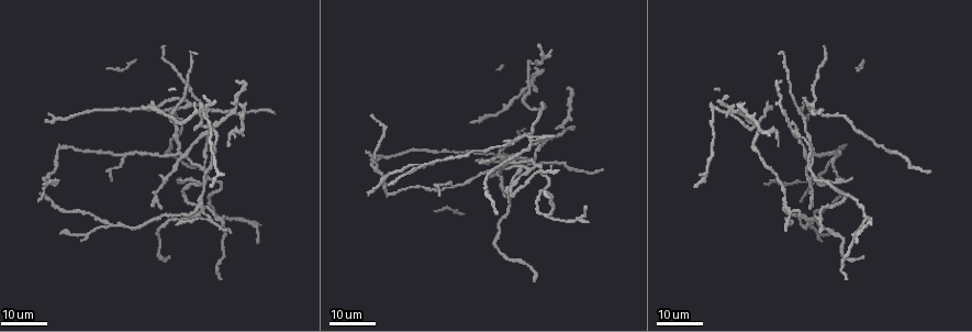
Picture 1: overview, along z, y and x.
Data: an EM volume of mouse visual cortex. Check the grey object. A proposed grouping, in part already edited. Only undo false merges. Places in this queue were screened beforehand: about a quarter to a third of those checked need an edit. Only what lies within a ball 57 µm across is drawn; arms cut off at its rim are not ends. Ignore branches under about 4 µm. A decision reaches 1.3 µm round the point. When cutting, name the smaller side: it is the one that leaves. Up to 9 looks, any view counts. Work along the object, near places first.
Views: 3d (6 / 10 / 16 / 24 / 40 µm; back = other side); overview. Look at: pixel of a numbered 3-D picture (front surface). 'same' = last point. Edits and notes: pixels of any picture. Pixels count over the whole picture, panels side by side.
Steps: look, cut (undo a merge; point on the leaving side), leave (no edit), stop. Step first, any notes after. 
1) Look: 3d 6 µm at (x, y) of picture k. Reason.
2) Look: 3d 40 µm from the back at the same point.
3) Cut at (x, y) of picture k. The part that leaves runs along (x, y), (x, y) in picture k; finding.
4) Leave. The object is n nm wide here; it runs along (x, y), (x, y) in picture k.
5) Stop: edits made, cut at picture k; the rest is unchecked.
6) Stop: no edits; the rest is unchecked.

Look: 3d 16 µm at (866, 217) of picture 1. Branch point.

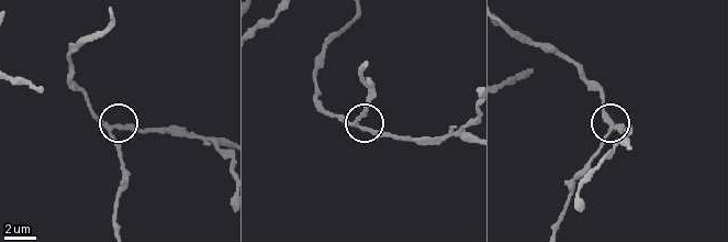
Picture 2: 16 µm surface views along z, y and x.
Look: 3d 10 µm at (612, 128) of picture 2. Closer look.

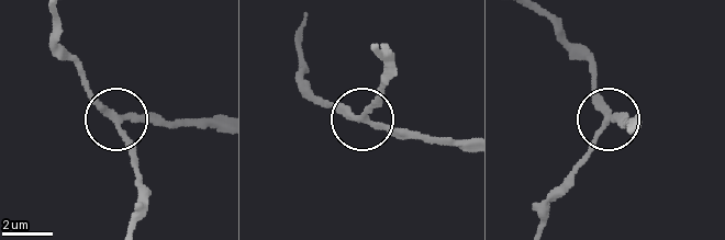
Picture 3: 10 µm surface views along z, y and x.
Leave. The side arm is 13 µm long; it runs along (55, 16), (57, 42), (111, 111), (155, 123), (198, 123) in picture 3; one cell here.

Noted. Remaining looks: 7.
Look: 3d 24 µm at (529, 80) of picture 1.

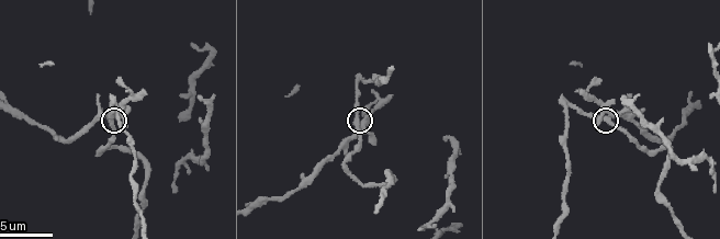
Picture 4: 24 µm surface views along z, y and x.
Look: 3d 6 µm at (608, 118) of picture 4.

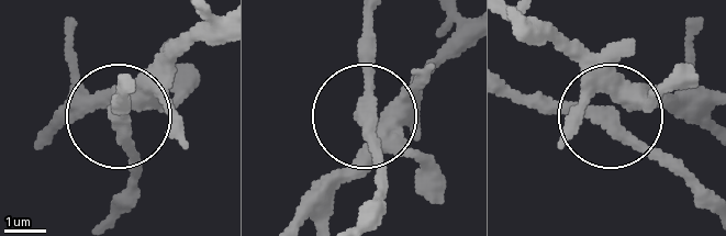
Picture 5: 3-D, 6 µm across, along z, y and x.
Leave. The object is 340 nm wide here; one cell here.

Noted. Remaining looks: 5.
Look: 3d 16 µm at (794, 131) of picture 1. Small branch off a trunk.

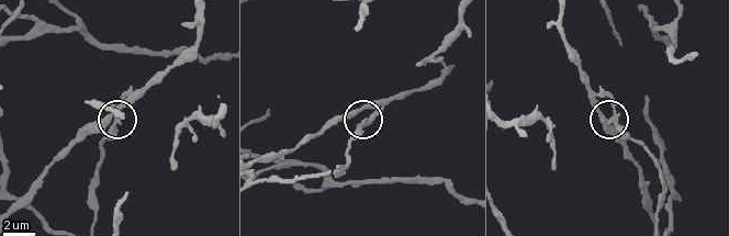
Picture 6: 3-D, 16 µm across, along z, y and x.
Look: 3d 10 µm at (363, 125) of picture 6.

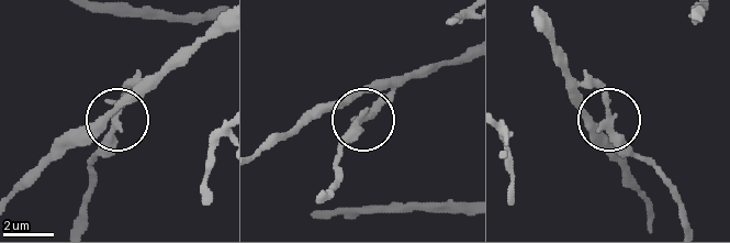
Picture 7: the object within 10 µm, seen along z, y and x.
Look: 3d 10 µm from the back at (114, 124) of picture 7.

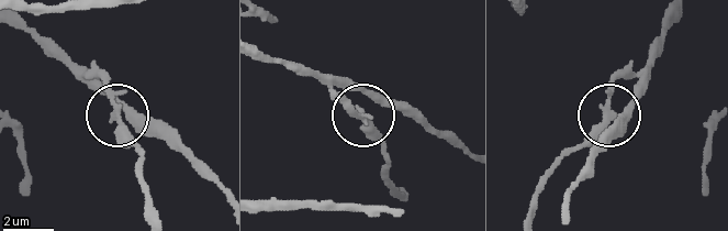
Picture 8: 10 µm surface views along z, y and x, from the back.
Leave. 4 arms meet here; it runs along (465, 151), (402, 109), (365, 109), (342, 78) in picture 8; one cell here.

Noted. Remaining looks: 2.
Look: 3d 24 µm at (819, 184) of picture 1. Arms part here.

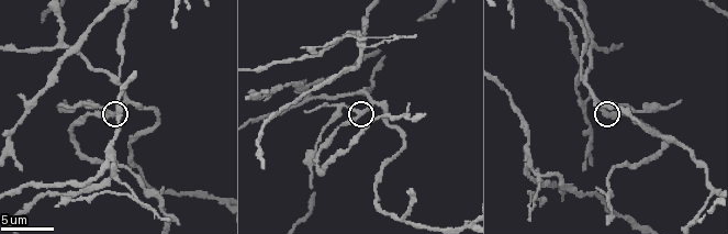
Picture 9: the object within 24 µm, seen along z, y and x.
Look: 3d 10 µm at (109, 114) of picture 9.

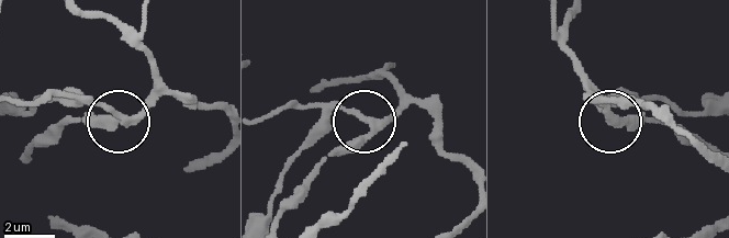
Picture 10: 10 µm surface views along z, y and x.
Cut at (94, 105) of picture 10. The object is 240 nm wide here; the part that leaves runs along (369, 122), (346, 111), (333, 115), (287, 171), (268, 222) in picture 10; a second cell is stuck on.

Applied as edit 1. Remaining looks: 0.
Stop: edits made, cut at picture 10; the rest is unchecked.

